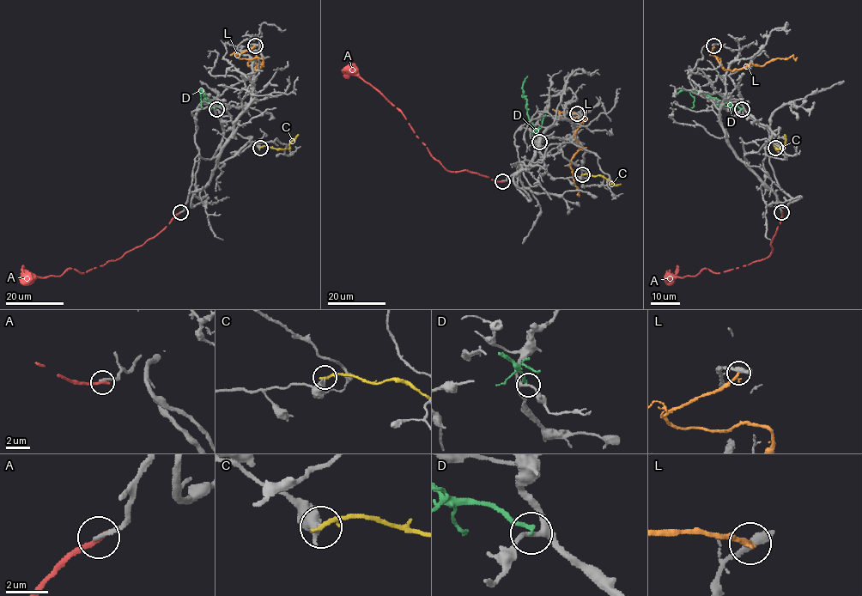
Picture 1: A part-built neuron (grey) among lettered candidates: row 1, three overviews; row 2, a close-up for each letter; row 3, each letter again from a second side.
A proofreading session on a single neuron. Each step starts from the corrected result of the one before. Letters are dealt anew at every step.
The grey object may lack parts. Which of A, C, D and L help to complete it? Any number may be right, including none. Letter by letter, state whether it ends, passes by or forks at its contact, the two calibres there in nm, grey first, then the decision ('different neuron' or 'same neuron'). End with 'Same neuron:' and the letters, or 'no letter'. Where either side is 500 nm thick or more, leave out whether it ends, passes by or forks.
A: it ends there; 220 nm thick on the grey side, 280 nm on the other; different neuron
C: 500 nm thick on the grey side, 240 nm on the other; different neuron
D: it ends there; 200 nm thick on the grey side, 200 nm on the other; different neuron
L: it ends there; 480 nm thick on the grey side, 260 nm on the other; different neuron
Same neuron: no letter

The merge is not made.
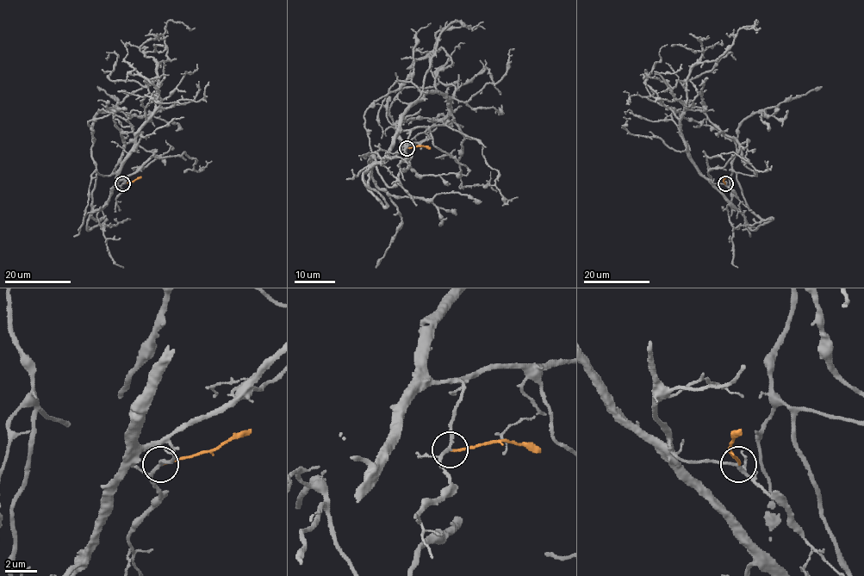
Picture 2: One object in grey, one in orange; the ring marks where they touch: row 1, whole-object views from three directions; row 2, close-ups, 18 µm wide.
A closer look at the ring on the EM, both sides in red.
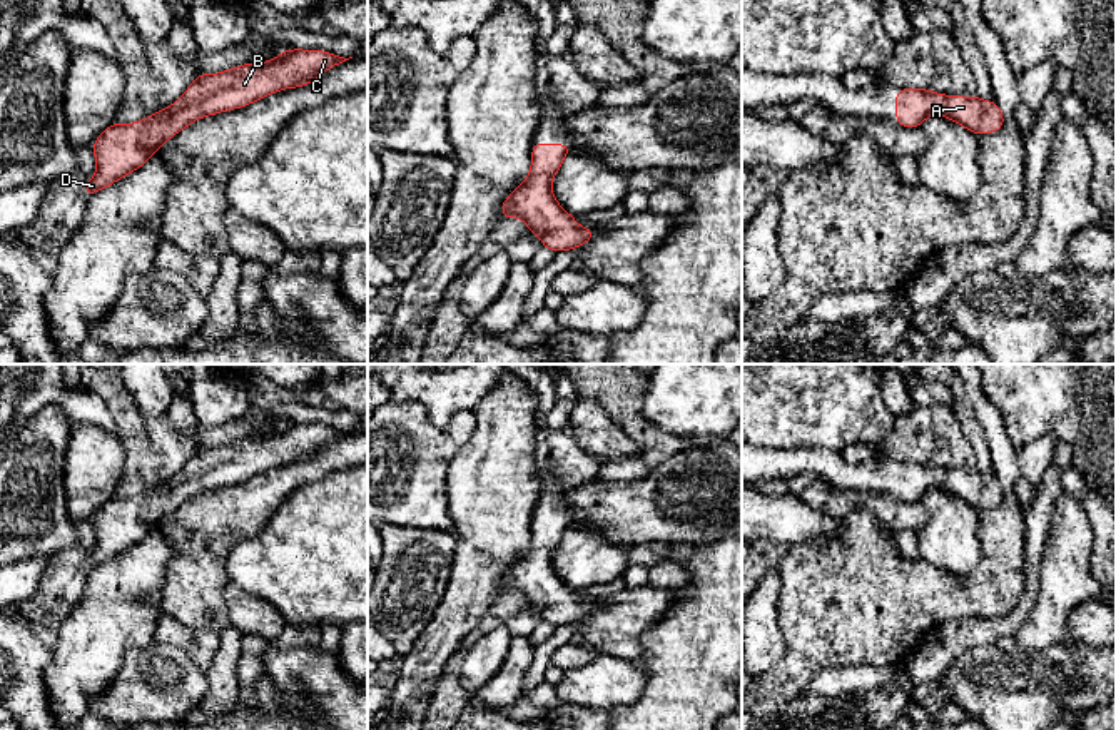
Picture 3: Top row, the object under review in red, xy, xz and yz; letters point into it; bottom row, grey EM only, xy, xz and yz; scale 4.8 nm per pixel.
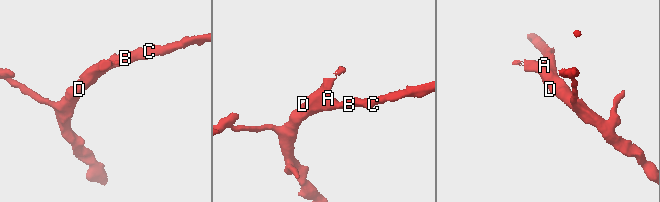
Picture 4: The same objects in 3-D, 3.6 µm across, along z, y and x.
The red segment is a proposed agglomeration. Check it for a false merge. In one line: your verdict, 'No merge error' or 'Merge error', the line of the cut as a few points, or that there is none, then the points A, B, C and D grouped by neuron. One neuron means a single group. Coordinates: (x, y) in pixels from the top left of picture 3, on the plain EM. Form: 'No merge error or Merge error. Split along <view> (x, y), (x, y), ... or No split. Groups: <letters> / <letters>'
No merge error. No split. Groups: A B C D

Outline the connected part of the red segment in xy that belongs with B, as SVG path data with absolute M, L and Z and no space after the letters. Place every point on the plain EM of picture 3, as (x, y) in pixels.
M286 423L269 436L249 436L221 448L199 446L197 453L172 479L134 498L112 496L94 515L92 523L97 545L95 550L85 558L84 570L90 573L92 568L112 560L114 556L145 540L162 518L172 513L177 506L189 501L192 496L207 489L247 481L252 476L266 473L267 469L284 463L304 461L314 456L324 444L329 444L346 434L349 433L324 424Z

